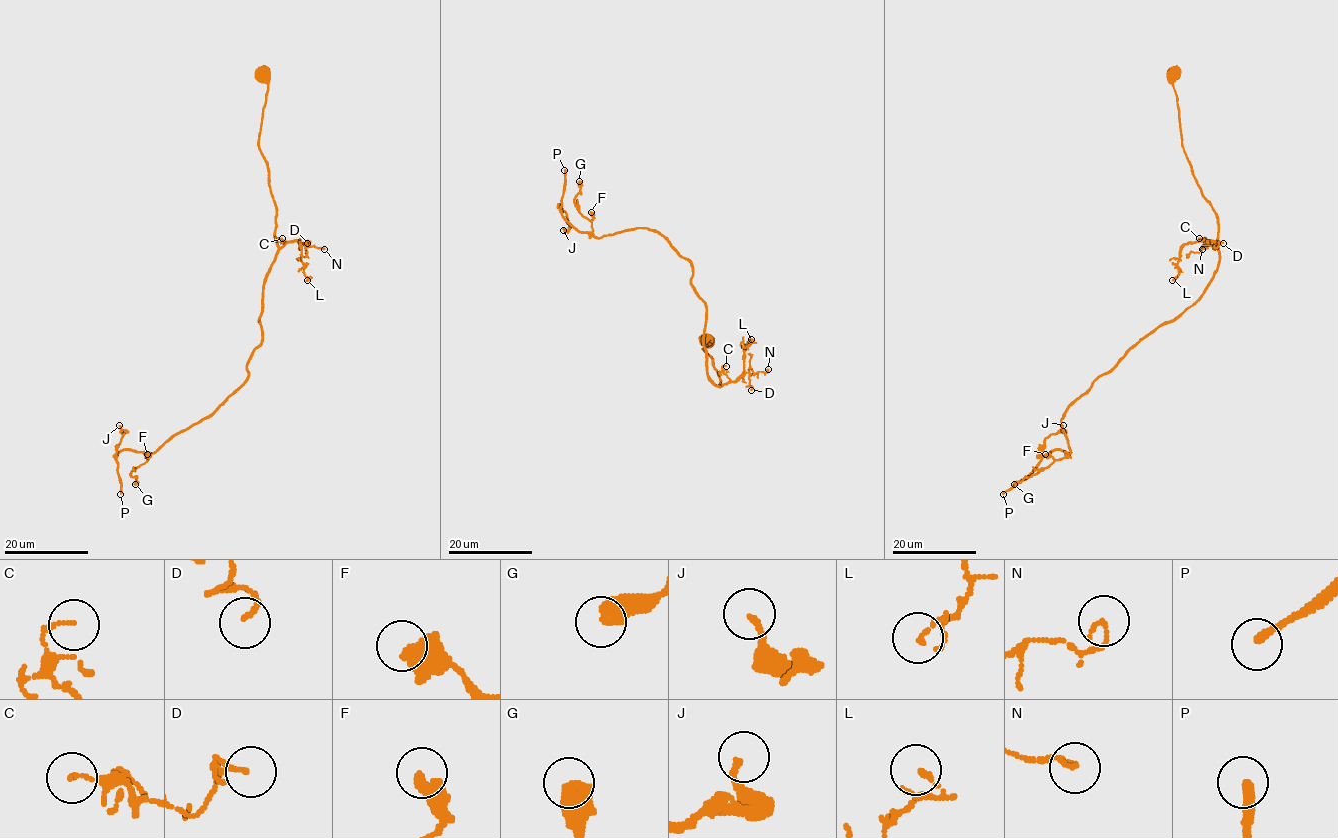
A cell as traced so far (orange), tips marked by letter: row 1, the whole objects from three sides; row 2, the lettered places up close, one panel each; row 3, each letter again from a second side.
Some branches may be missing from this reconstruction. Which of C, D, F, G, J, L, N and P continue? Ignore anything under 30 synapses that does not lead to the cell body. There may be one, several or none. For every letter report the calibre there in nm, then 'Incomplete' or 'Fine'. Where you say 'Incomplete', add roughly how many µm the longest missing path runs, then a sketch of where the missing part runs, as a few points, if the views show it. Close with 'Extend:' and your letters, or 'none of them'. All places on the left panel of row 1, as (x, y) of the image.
C: Thickness 120 nm. Fine
D: Thickness 130 nm. Fine
F: Thickness 360 nm. Fine
G: Thickness 550 nm. Fine
J: Thickness 170 nm. Fine
L: Thickness 120 nm. Fine
N: Thickness 120 nm. Fine
P: Thickness 240 nm. Incomplete. Missing length about 60 µm
Extend: P

